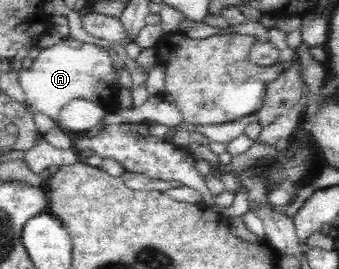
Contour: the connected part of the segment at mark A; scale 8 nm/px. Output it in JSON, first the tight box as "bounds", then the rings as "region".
{"bounds":[18,37,121,121],"region":[[[66,37],[58,43],[42,47],[30,69],[20,71],[18,83],[27,103],[34,109],[58,121],[59,111],[70,100],[80,98],[106,109],[117,106],[121,85],[112,58],[104,48]]]}

